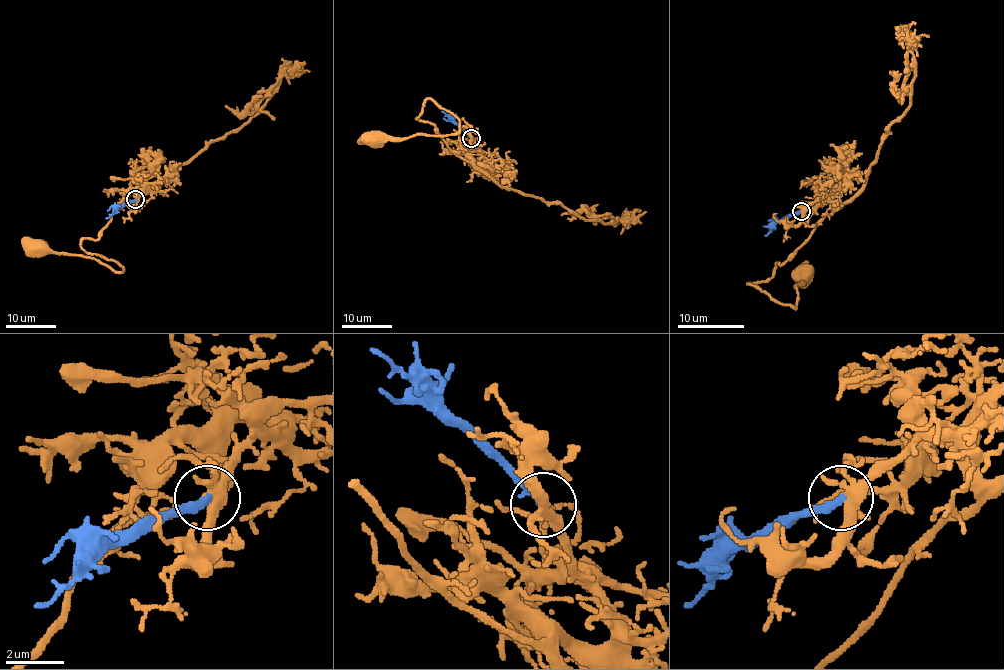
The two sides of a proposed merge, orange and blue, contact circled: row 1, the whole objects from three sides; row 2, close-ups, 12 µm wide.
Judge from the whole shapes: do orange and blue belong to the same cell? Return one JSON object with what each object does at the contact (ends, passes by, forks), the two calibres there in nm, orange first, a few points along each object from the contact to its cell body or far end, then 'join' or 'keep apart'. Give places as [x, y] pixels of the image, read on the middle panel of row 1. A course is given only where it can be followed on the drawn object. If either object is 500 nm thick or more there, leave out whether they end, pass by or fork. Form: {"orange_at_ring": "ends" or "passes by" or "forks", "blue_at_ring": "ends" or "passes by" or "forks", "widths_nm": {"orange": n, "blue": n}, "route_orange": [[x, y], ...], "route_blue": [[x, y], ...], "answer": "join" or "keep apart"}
{"orange_at_ring": "forks", "blue_at_ring": "ends", "widths_nm": {"orange": 240, "blue": 280}, "route_orange": [[471, 138], [481, 163], [459, 158], [433, 125], [417, 118], [428, 99], [450, 111], [459, 129], [373, 139]], "route_blue": [[472, 138], [442, 111]], "answer": "join"}

